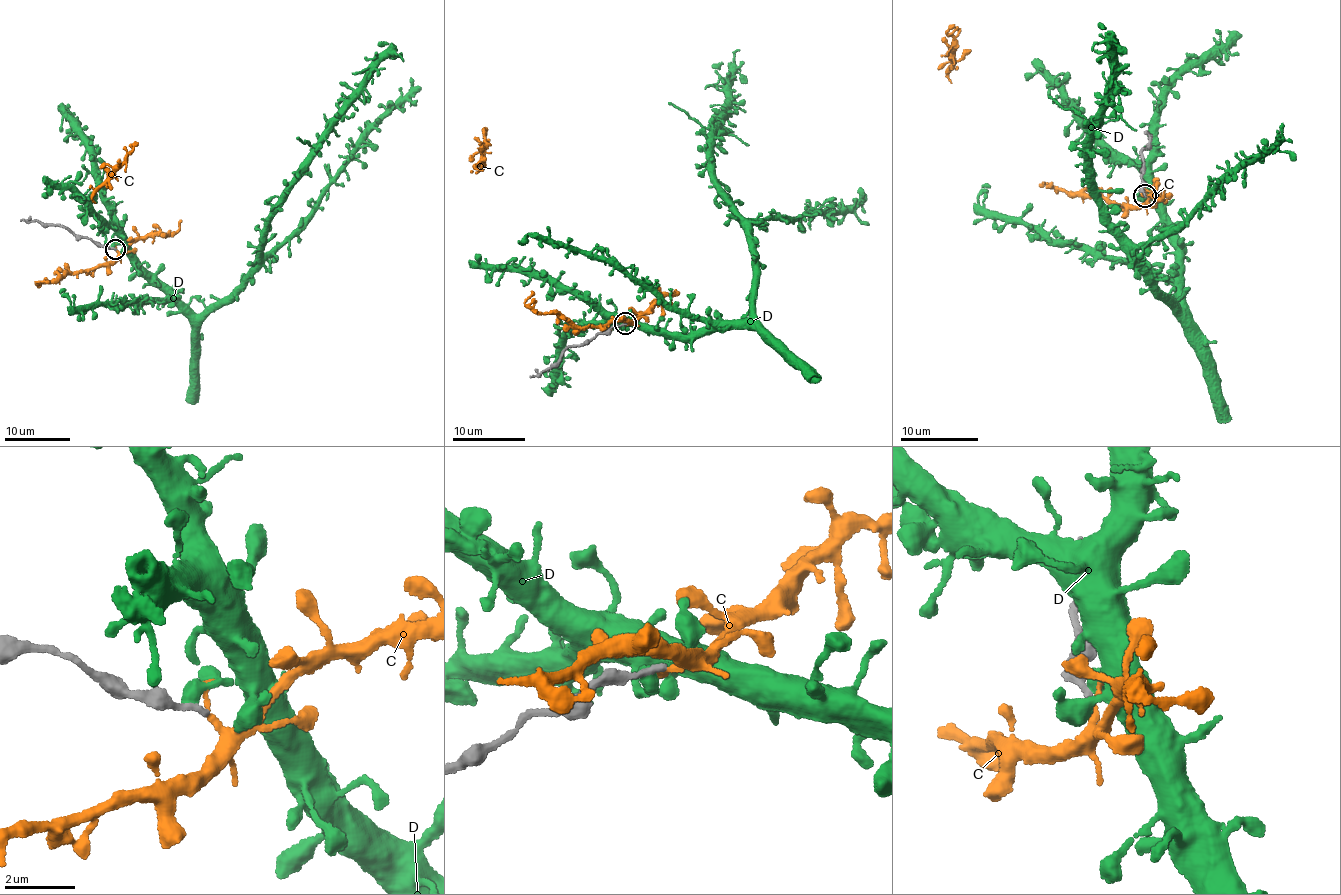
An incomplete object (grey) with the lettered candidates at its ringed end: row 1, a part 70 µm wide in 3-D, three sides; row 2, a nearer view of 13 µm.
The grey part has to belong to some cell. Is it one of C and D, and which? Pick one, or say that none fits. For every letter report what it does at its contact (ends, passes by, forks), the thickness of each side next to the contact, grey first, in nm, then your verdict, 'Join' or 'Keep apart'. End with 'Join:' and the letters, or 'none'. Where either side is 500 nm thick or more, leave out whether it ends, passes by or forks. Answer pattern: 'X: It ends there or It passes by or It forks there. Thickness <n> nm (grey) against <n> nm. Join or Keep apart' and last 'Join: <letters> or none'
C: It ends there. Thickness 160 nm (grey) against 280 nm. Keep apart
D: It ends there. Thickness 240 nm (grey) against 440 nm. Keep apart
Join: none

